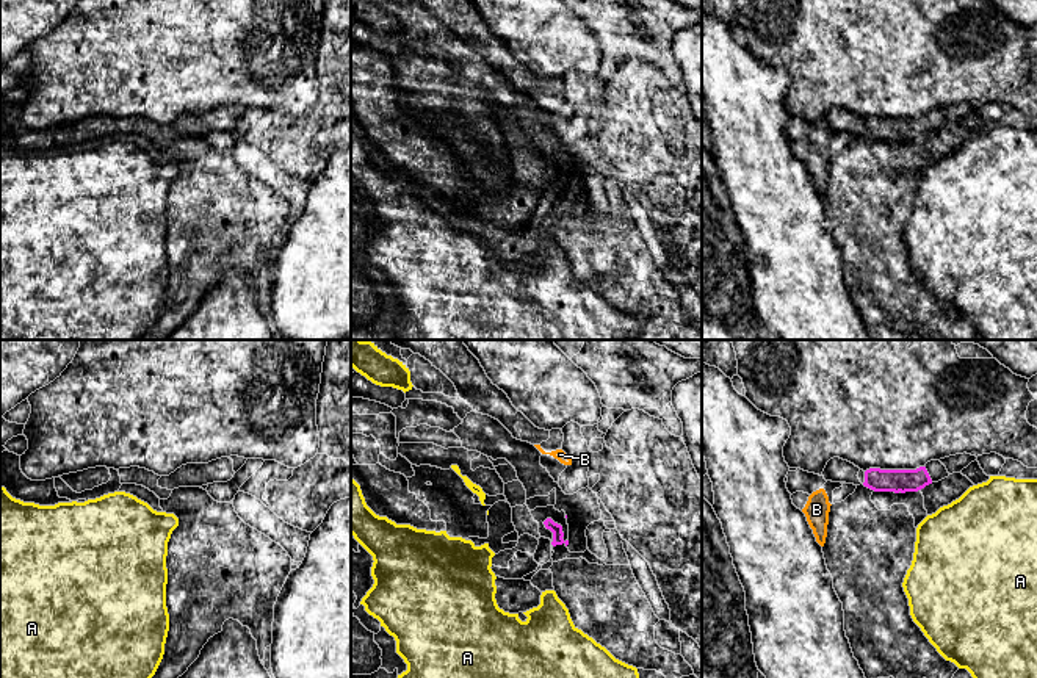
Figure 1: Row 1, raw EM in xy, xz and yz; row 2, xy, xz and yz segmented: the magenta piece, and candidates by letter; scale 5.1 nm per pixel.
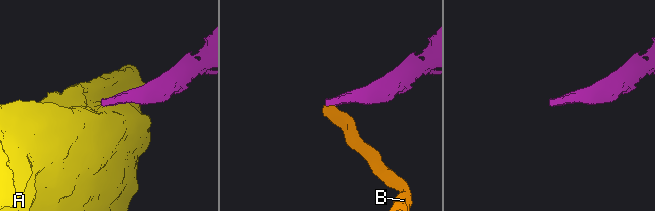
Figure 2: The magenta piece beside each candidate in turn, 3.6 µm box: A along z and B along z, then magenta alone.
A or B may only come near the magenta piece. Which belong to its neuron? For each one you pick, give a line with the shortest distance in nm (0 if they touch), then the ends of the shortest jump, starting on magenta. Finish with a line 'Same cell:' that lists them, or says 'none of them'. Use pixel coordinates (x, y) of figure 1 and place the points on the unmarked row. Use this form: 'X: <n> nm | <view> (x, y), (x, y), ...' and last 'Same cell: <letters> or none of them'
Same cell: none of them

